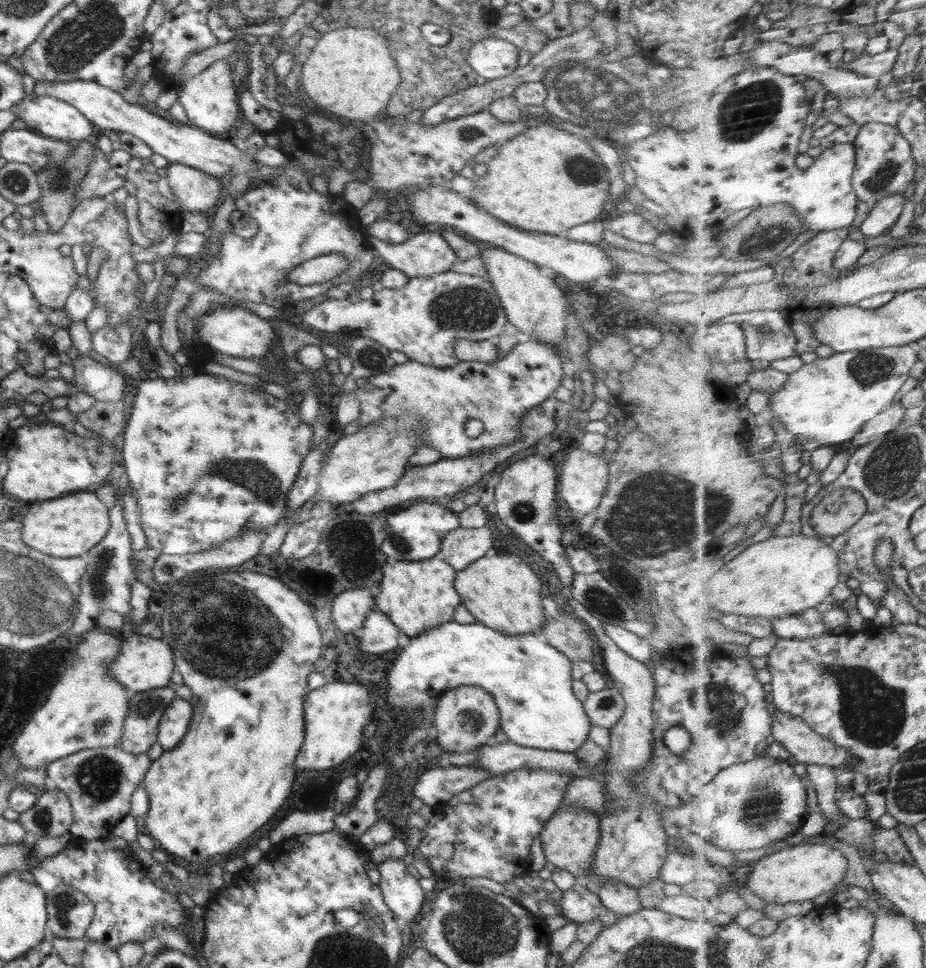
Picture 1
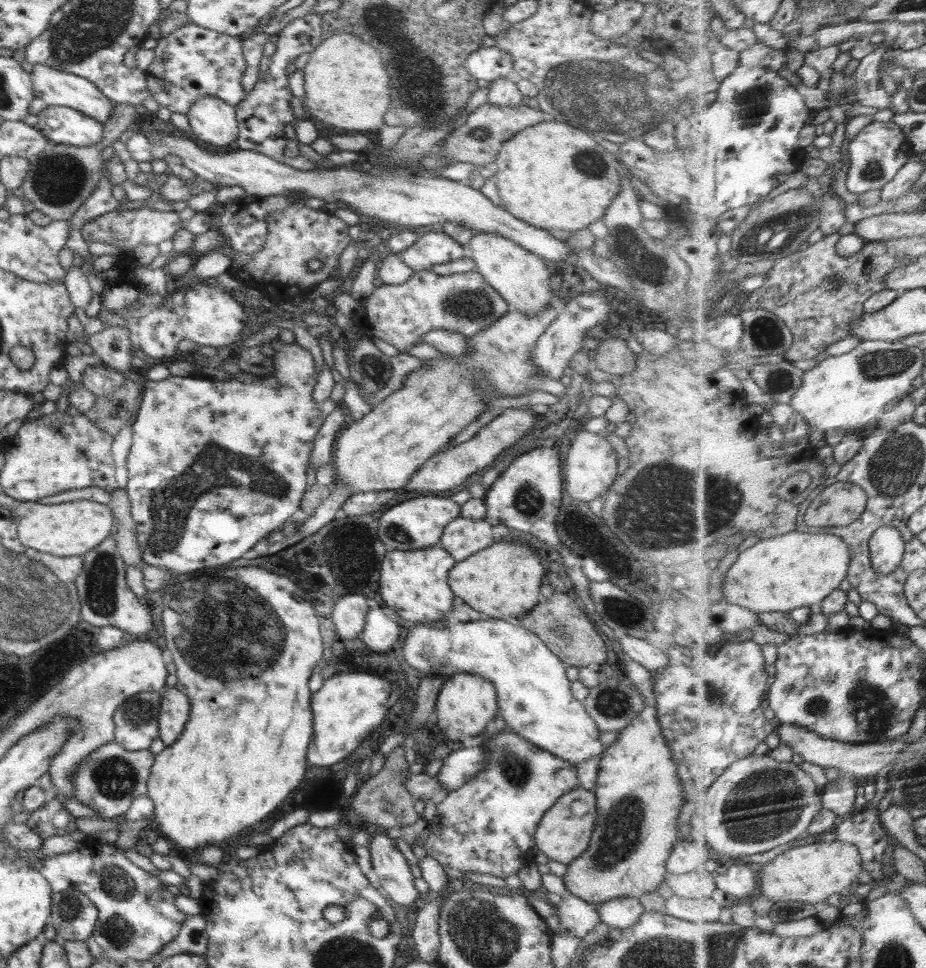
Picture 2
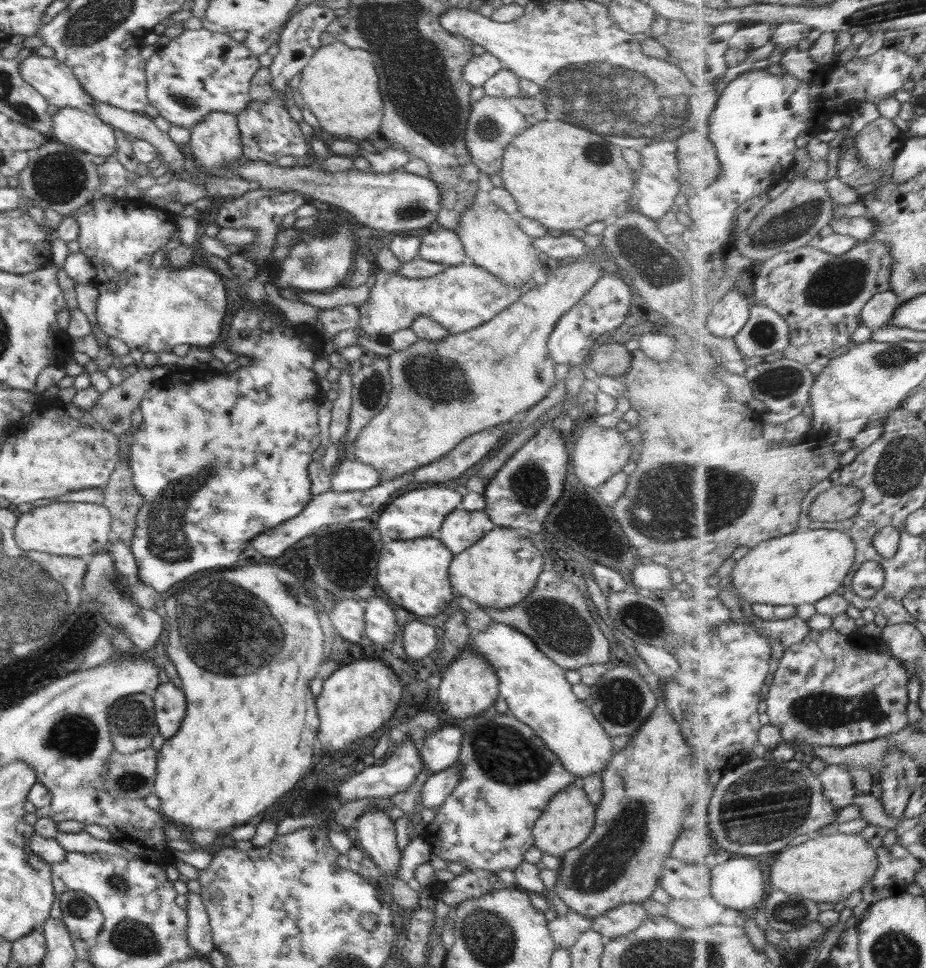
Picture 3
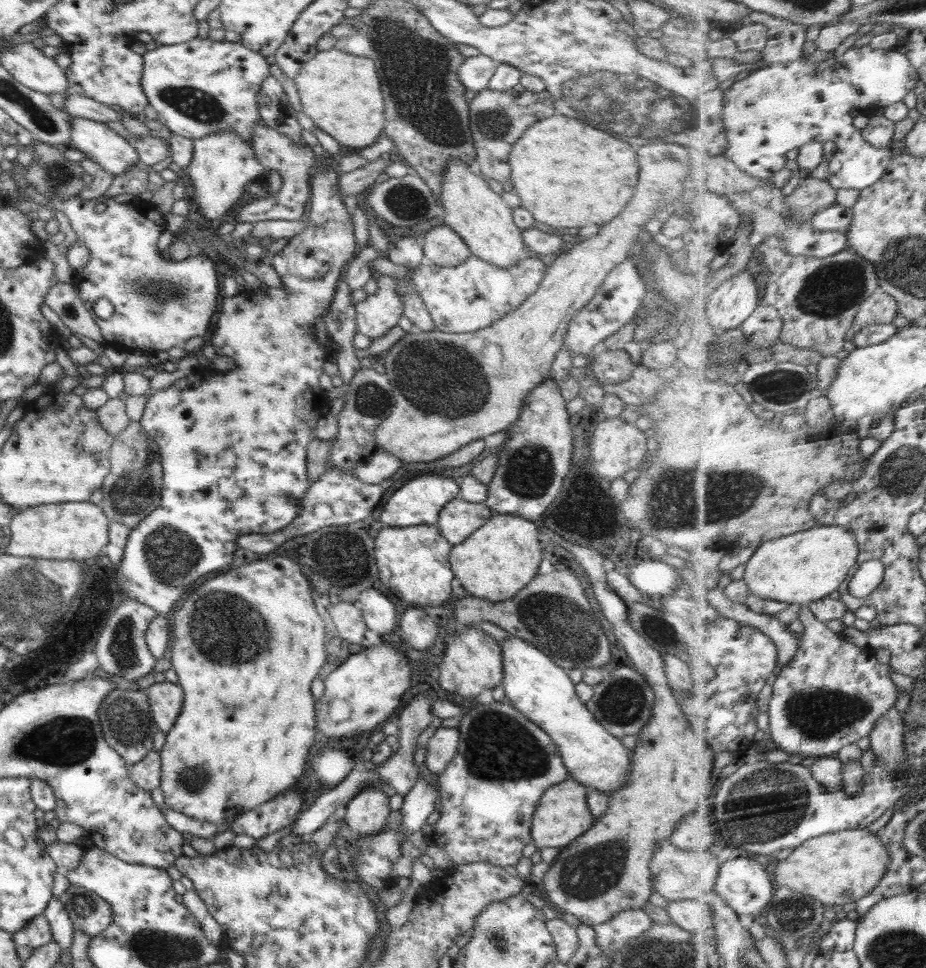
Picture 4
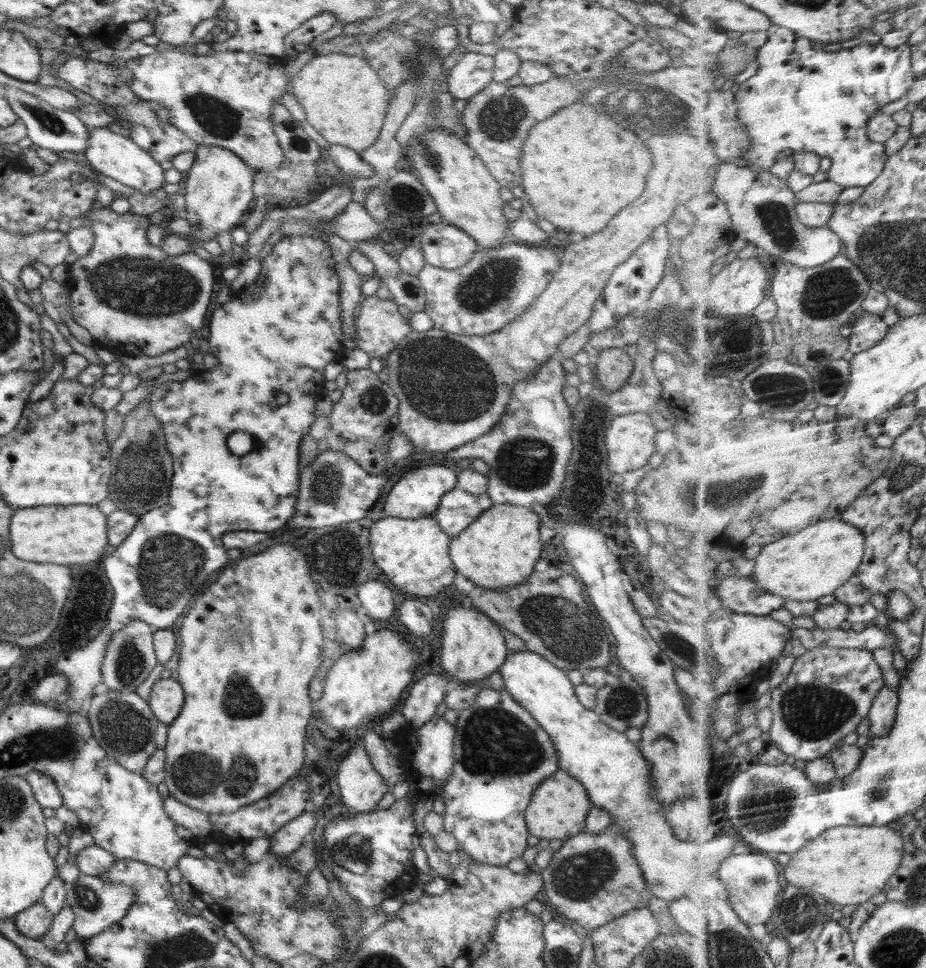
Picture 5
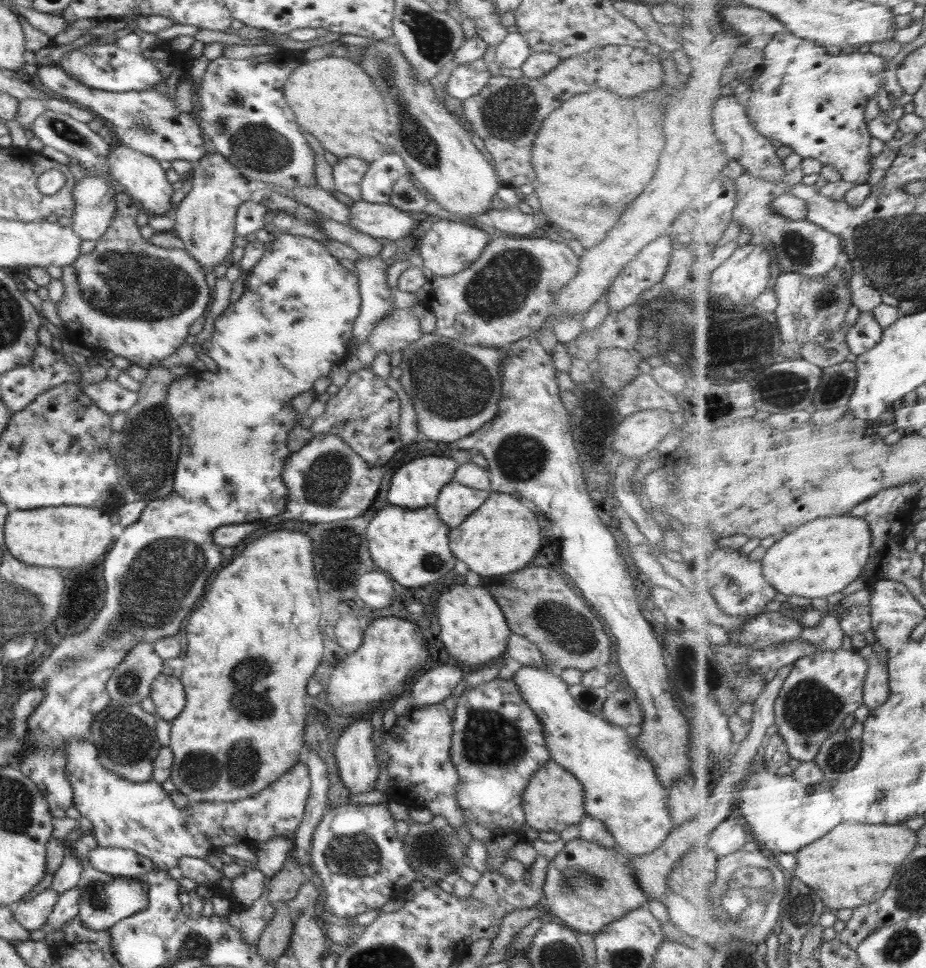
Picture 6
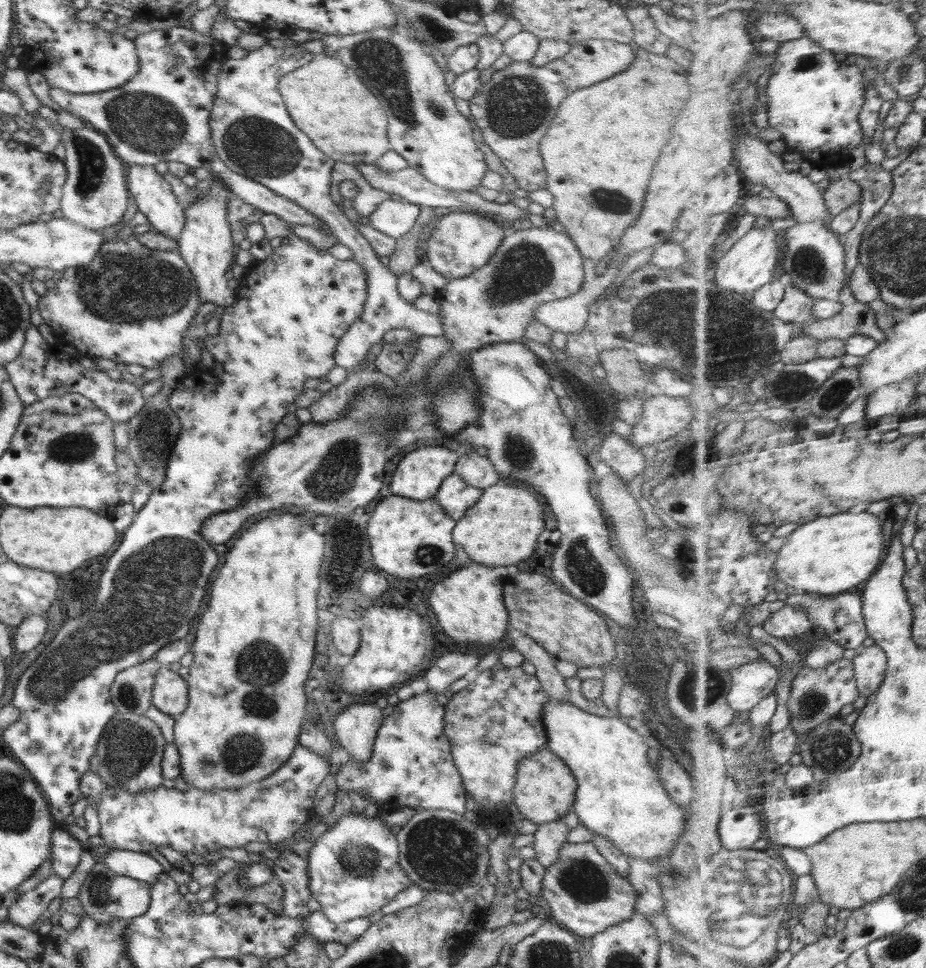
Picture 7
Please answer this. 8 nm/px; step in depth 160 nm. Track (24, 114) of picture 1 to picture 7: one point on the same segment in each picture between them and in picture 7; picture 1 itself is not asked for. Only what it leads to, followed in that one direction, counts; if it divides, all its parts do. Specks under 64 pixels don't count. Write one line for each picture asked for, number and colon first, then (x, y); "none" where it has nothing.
2: (62, 125)
3: (80, 129)
4: (96, 140)
5: (112, 154)
6: (146, 182)
7: (155, 199)

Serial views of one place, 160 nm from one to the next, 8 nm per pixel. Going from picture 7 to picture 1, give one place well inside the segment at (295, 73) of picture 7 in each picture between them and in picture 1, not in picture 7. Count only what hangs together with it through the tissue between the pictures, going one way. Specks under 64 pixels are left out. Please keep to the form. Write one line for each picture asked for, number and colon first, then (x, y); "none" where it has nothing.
1: (350, 72)
2: (347, 87)
3: (339, 85)
4: (340, 92)
5: (344, 100)
6: (331, 97)

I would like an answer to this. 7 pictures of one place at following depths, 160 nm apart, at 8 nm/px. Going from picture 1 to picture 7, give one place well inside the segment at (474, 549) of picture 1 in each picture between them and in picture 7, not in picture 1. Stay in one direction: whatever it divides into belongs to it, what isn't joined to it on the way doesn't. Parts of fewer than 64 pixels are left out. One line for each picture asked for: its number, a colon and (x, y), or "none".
2: (461, 538)
3: (461, 528)
4: (458, 519)
5: (458, 509)
6: (456, 501)
7: (455, 495)

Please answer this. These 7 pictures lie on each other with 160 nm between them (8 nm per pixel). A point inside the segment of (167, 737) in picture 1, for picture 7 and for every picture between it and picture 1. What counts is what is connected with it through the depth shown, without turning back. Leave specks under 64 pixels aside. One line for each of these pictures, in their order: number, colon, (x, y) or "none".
2: (174, 710)
3: (170, 705)
4: (165, 698)
5: (167, 696)
6: (167, 692)
7: (169, 694)

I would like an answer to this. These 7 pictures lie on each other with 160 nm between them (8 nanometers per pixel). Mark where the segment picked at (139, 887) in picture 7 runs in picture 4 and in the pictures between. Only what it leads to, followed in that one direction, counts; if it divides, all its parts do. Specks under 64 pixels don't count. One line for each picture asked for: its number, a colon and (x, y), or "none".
4: (88, 913)
5: (97, 905)
6: (104, 900)

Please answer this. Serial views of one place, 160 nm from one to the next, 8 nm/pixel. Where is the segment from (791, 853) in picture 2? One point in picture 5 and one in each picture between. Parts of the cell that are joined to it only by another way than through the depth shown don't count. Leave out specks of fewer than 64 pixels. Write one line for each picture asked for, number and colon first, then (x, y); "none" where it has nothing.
3: (829, 868)
4: (839, 868)
5: (849, 865)

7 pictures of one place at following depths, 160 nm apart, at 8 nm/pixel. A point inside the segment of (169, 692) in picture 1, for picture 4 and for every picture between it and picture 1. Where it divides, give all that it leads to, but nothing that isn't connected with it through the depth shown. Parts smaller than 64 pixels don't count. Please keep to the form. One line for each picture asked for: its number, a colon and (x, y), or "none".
2: (136, 722)
3: (131, 719)
4: (125, 718)

